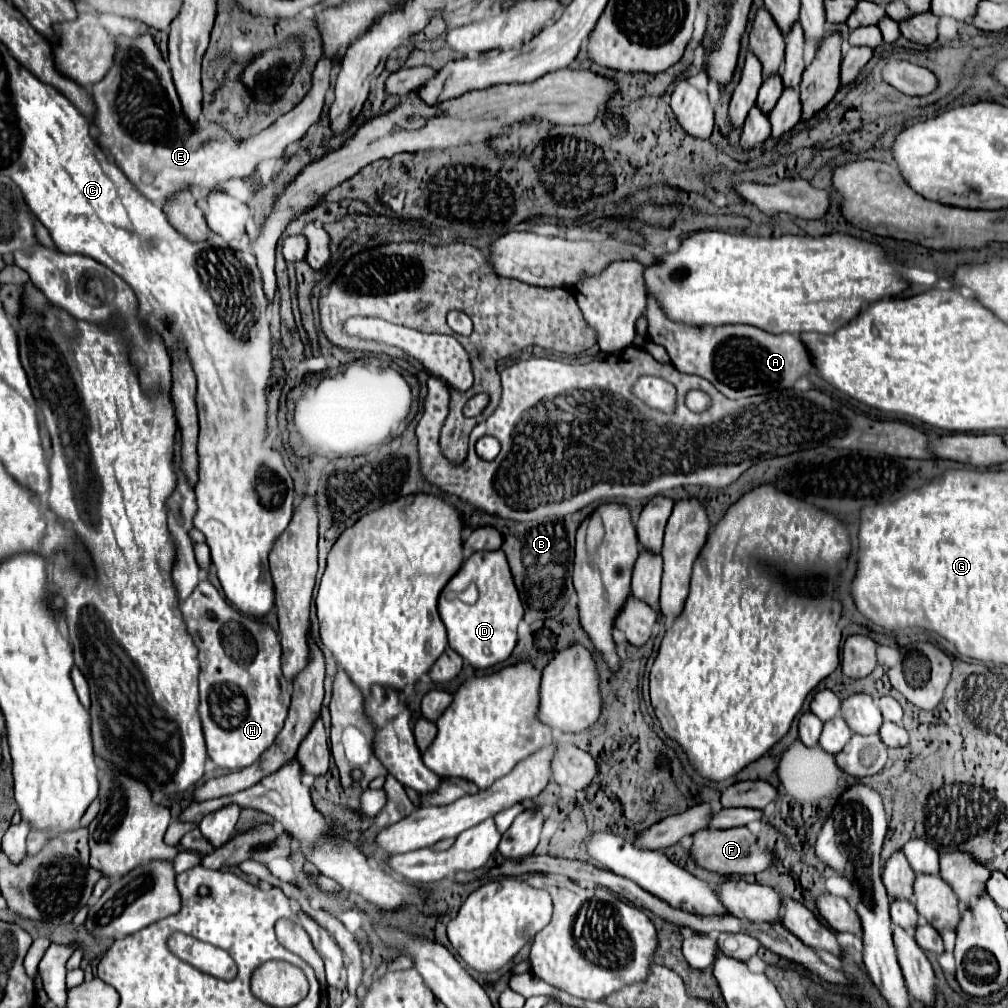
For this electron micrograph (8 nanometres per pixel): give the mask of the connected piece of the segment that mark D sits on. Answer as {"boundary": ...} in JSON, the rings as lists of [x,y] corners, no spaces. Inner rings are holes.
{"boundary":[[[503,550],[475,552],[469,556],[445,586],[439,598],[439,614],[447,628],[449,646],[473,668],[491,668],[507,660],[517,642],[517,626],[523,620],[523,606]],[[469,584],[475,584],[479,590],[479,600],[475,604],[469,606],[459,600],[447,600],[449,592],[463,592]]]}

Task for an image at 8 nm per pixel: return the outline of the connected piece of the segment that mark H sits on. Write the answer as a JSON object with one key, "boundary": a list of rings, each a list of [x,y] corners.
{"boundary":[[[201,580],[195,592],[181,602],[181,612],[187,622],[187,630],[193,636],[195,646],[199,648],[199,716],[203,724],[203,734],[207,742],[209,758],[217,768],[225,772],[235,772],[251,766],[259,760],[259,756],[273,744],[279,730],[283,728],[289,704],[291,704],[291,684],[281,674],[281,644],[275,630],[265,626],[259,620],[247,618],[239,610],[235,610],[209,580]]]}

